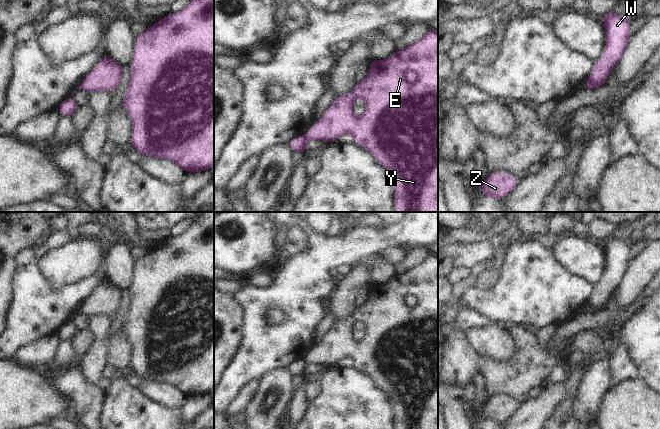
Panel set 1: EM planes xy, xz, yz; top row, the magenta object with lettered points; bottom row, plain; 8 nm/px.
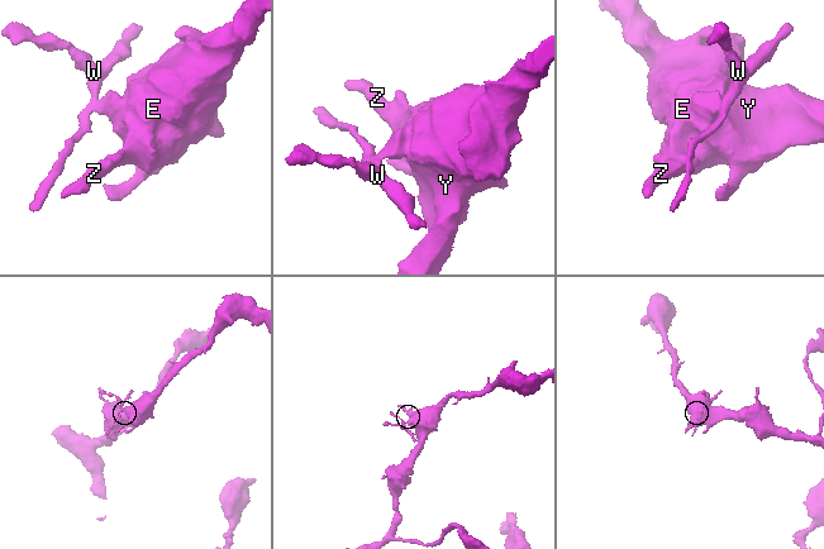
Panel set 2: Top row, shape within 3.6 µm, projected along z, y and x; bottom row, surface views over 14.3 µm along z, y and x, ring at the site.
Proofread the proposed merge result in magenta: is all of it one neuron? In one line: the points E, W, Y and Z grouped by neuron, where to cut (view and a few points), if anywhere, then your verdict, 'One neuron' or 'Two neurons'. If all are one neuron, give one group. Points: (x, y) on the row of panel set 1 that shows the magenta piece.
Groups: E Y Z / W. Split along xz (304, 135), (307, 140). Two neurons.

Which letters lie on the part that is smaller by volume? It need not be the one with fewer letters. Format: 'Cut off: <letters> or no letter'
Cut off: W

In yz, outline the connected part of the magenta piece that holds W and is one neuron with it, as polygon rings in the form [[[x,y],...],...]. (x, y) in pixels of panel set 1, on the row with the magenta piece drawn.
[[[608,11],[602,19],[606,31],[606,46],[602,58],[594,63],[586,89],[595,90],[603,85],[615,65],[621,61],[630,42],[630,19]]]

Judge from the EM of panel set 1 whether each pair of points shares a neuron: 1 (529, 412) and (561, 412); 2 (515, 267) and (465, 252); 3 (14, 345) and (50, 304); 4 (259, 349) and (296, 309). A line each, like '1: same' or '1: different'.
1: different
2: different
3: same
4: same

